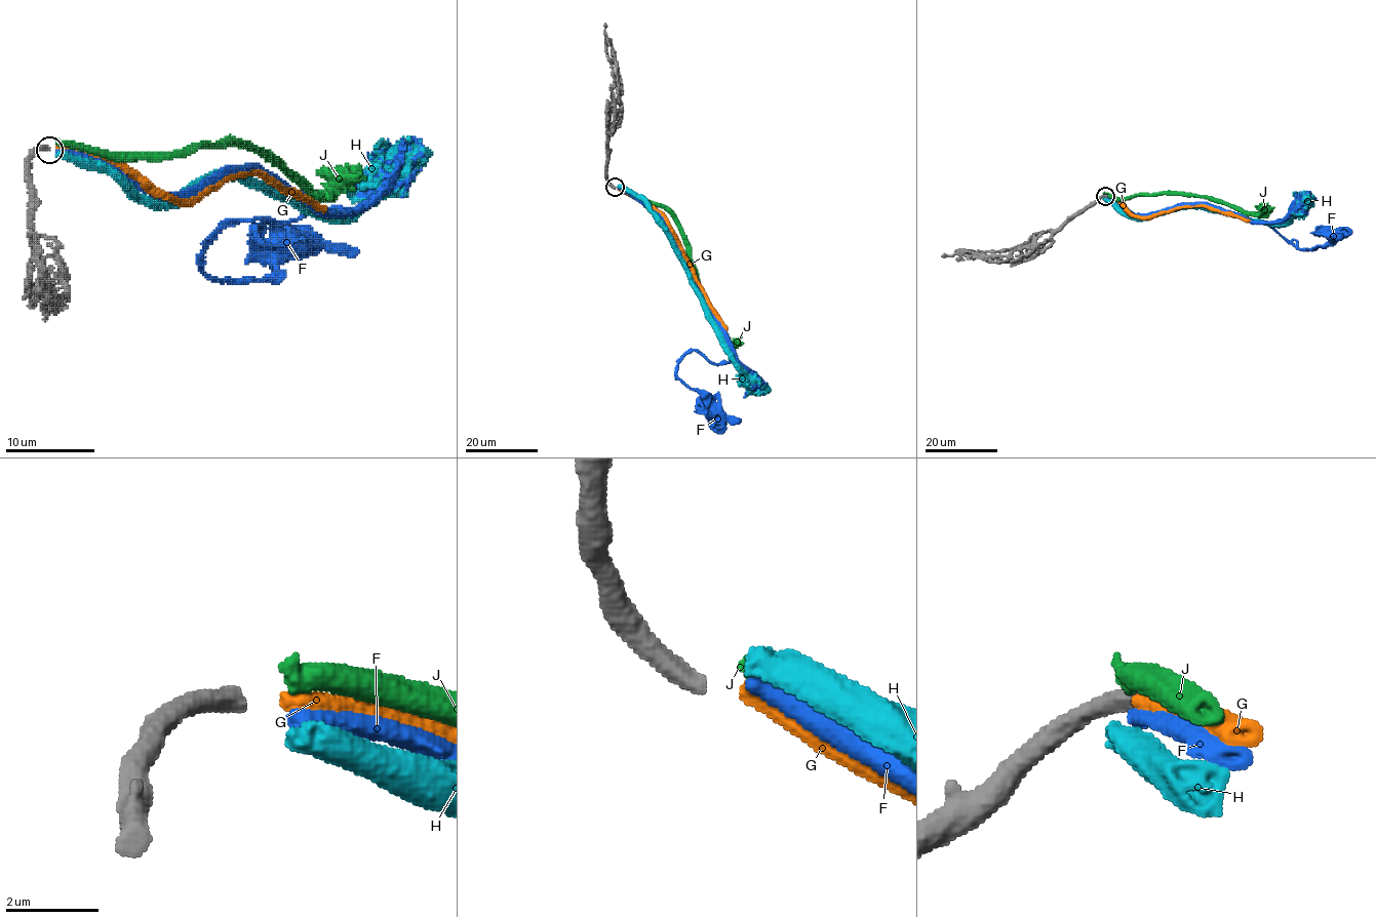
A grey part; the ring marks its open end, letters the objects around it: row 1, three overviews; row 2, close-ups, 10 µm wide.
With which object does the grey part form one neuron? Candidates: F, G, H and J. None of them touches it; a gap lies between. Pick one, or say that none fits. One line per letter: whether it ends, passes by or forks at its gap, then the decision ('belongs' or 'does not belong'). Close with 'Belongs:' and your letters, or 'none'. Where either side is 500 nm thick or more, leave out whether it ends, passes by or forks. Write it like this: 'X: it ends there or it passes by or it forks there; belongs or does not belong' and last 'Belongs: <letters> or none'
F: it ends there; belongs
G: does not belong
H: does not belong
J: does not belong
Belongs: F

